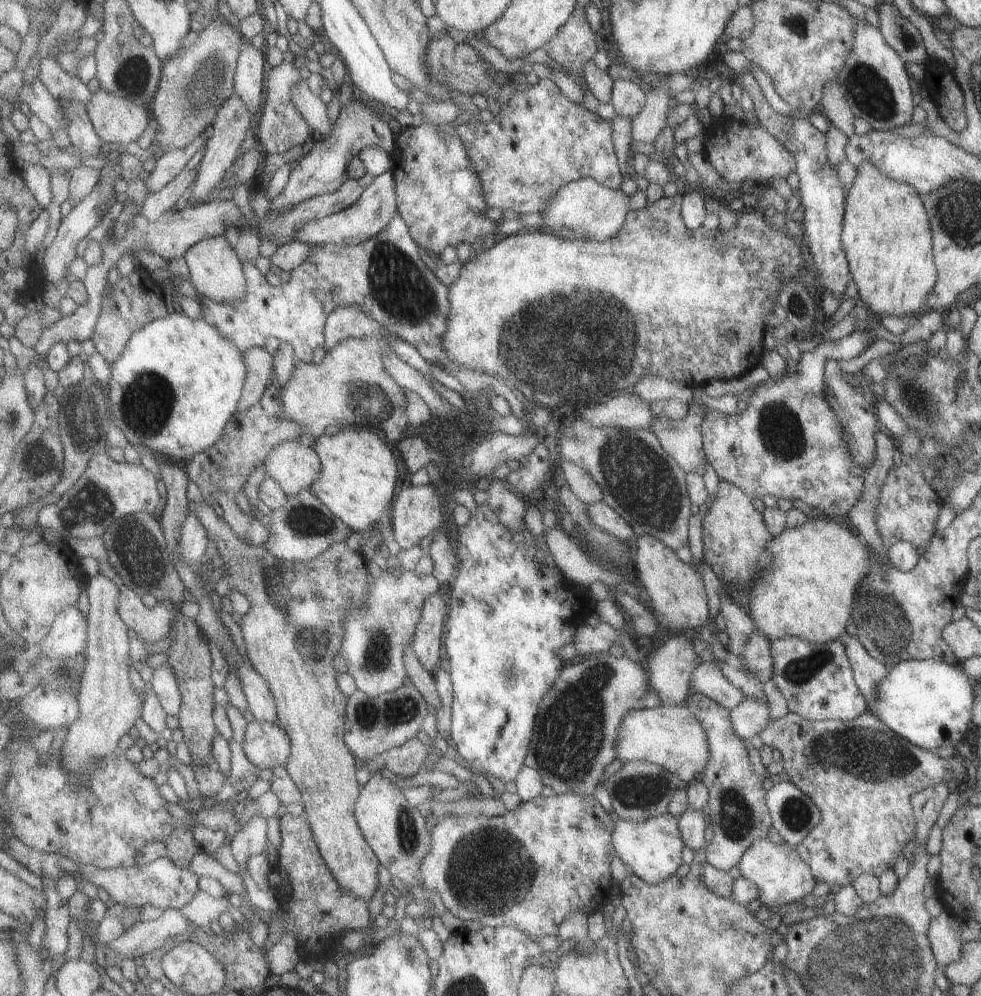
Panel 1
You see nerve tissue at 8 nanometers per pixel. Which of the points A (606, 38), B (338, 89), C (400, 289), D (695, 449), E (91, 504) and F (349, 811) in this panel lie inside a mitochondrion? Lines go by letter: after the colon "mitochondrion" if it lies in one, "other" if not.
A: other
B: other
C: mitochondrion
D: other
E: mitochondrion
F: other

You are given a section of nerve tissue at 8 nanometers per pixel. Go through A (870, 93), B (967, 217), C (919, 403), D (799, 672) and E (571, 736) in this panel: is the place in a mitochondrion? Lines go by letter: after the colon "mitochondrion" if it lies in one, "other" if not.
A: mitochondrion
B: mitochondrion
C: mitochondrion
D: mitochondrion
E: mitochondrion

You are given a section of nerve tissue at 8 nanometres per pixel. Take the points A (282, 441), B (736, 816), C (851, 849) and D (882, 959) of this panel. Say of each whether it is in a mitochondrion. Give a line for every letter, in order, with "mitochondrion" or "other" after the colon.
A: other
B: mitochondrion
C: other
D: mitochondrion

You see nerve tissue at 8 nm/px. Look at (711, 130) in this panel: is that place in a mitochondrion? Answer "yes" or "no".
no

